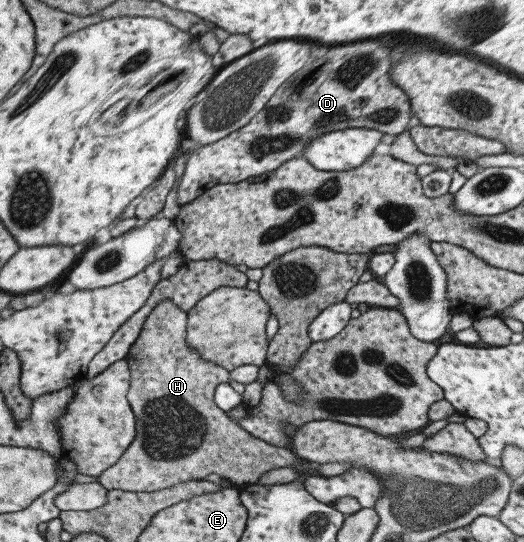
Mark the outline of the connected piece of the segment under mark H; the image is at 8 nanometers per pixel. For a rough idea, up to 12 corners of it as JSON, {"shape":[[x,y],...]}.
{"shape":[[170,299],[125,358],[136,438],[96,480],[154,492],[295,467],[216,406],[229,371]]}

